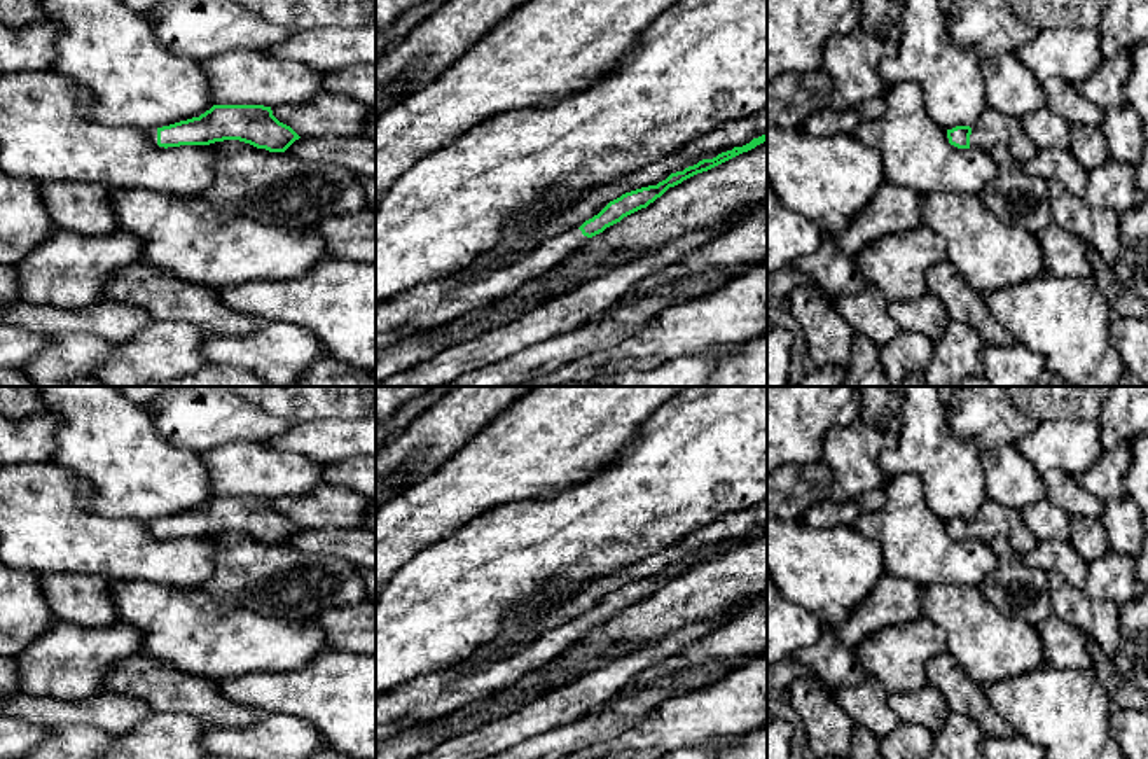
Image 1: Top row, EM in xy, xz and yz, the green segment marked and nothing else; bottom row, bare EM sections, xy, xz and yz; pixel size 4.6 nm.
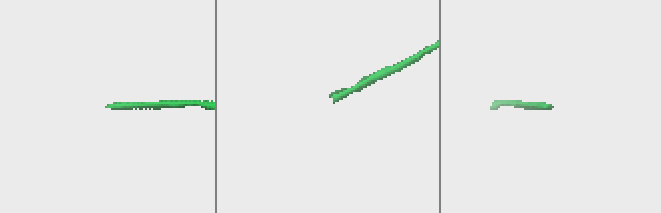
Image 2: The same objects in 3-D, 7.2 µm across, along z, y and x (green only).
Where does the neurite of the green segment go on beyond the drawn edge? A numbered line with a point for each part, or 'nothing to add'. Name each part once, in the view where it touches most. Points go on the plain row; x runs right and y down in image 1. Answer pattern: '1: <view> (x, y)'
1: yz (993, 520)

